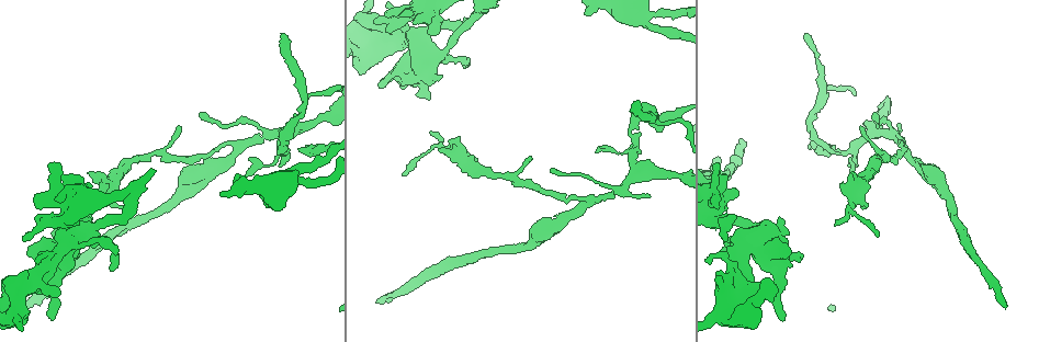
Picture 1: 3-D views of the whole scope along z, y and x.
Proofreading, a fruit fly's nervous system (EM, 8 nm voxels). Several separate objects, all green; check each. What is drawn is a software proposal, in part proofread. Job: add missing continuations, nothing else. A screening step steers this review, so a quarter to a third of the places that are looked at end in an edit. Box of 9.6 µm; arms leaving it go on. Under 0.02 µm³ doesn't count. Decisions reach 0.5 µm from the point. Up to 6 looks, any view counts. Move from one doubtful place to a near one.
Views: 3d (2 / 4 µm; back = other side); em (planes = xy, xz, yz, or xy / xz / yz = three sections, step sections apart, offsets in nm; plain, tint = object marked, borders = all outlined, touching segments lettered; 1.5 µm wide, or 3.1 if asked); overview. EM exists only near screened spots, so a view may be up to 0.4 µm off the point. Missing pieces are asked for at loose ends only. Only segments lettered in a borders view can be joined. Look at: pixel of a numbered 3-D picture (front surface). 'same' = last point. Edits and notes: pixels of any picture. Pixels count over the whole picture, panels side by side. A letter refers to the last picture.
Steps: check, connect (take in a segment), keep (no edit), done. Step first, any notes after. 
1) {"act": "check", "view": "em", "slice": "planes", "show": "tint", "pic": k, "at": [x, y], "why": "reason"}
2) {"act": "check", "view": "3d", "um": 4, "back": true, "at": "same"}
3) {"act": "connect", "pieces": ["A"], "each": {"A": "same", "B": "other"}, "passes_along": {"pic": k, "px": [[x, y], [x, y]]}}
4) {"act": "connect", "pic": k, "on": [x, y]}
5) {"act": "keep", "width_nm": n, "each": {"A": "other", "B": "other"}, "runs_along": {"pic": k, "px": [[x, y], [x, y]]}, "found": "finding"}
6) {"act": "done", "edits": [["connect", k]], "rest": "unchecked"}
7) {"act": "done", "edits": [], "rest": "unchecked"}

{"act": "check", "view": "3d", "um": 4, "pic": 1, "at": [862, 208], "why": "tapers out"}

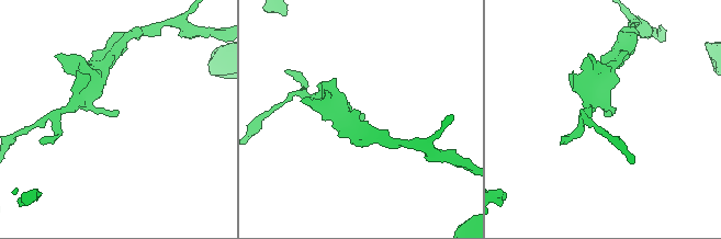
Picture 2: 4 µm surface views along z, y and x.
{"act": "check", "view": "em", "slice": "planes", "show": "borders", "pic": 2, "at": [119, 113]}

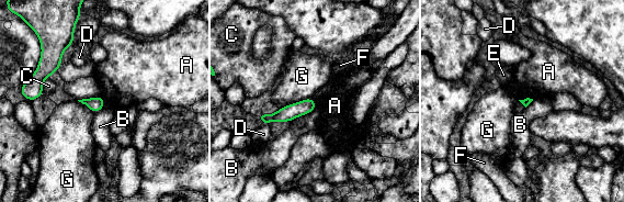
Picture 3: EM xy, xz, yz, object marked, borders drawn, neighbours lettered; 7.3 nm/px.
{"act": "keep", "each": {"A": "other", "B": "other", "C": "other", "D": "other", "E": "other", "F": "other", "G": "other"}, "runs_along": {"pic": 3, "px": [[313, 104], [286, 114], [261, 116]]}, "found": "none of them fits"}

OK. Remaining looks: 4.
{"act": "check", "view": "em", "slice": "planes", "show": "borders", "pic": 1, "at": [873, 115], "why": "thin end"}

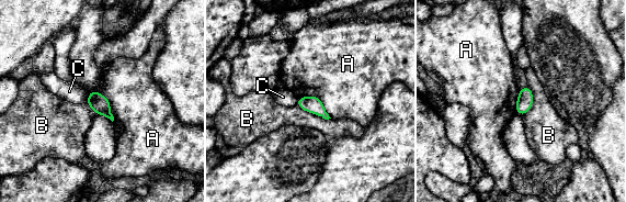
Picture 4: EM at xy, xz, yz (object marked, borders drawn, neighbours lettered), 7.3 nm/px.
{"act": "keep", "longest_contact_nm": ["A", 300], "each": {"A": "other", "B": "other", "C": "other"}, "border": {"pic": 4, "px": [[298, 96], [316, 96], [331, 118]]}, "found": "no lettered segment goes on from it"}

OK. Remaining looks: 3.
{"act": "check", "view": "3d", "um": 2, "pic": 1, "at": [29, 305], "why": "an open end"}

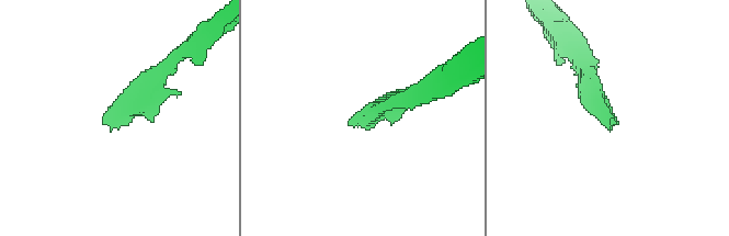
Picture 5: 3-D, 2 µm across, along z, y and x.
{"act": "check", "view": "em", "slice": "planes", "show": "borders", "pic": 5, "at": [615, 124]}

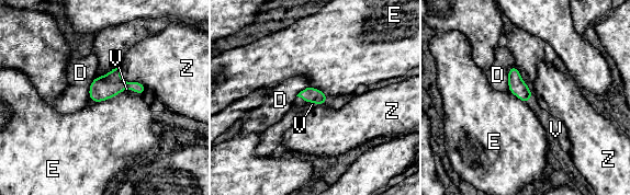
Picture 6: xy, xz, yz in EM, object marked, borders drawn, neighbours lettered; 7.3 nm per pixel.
{"act": "connect", "pic": 6, "on": [297, 101], "each": {"D": "other", "E": "other", "V": "same", "Z": "other"}, "passes_along": {"pic": 6, "px": [[308, 94], [307, 102], [297, 101]]}, "found": "it goes on there"}

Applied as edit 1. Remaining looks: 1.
{"act": "done", "edits": [["connect", 6]], "rest": "unchecked"}

